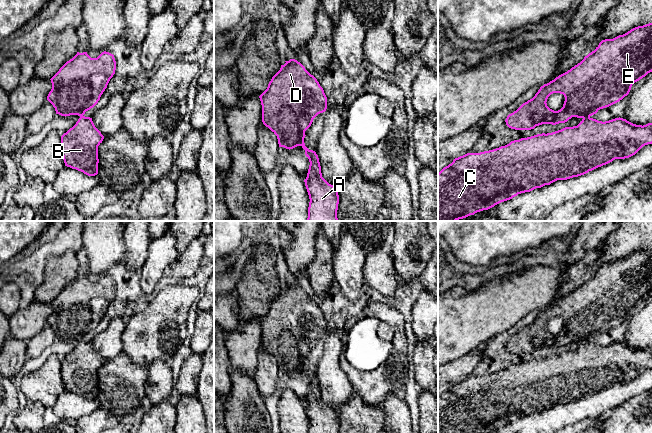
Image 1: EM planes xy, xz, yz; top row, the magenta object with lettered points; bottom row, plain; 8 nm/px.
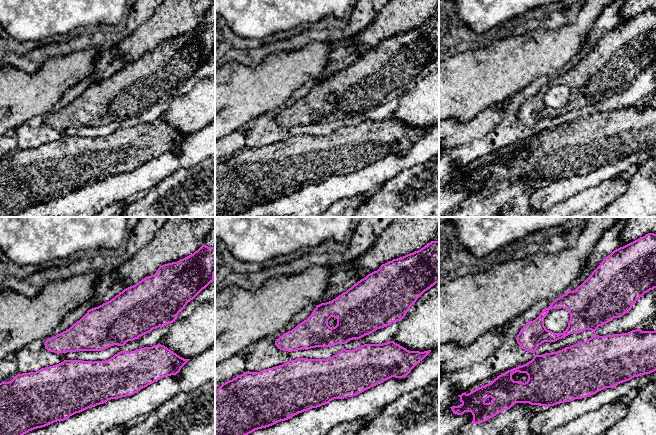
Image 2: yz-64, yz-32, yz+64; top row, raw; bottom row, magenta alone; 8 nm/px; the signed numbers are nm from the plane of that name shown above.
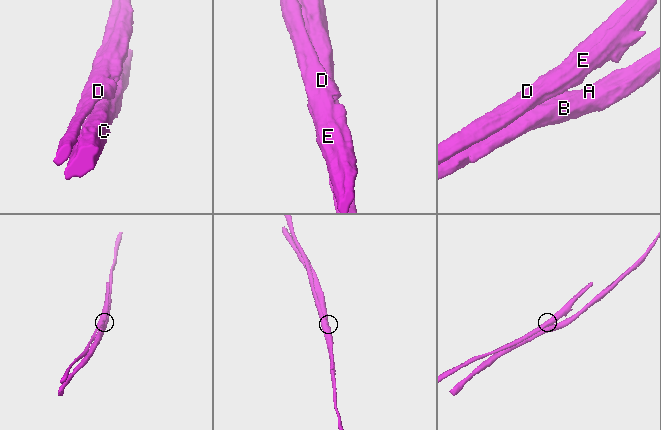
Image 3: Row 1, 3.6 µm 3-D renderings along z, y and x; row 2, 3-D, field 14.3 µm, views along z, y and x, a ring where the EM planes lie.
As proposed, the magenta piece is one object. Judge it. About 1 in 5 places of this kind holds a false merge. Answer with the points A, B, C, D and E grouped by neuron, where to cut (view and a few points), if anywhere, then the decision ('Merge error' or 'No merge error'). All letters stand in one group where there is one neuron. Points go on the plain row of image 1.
Groups: A B C / D E. Split along yz (589, 340), (583, 343). Merge error

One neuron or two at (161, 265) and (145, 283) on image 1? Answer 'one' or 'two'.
one

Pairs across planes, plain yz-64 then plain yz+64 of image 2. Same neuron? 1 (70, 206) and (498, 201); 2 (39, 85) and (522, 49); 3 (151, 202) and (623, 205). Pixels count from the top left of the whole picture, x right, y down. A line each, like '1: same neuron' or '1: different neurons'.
1: different neurons
2: same neuron
3: same neuron

